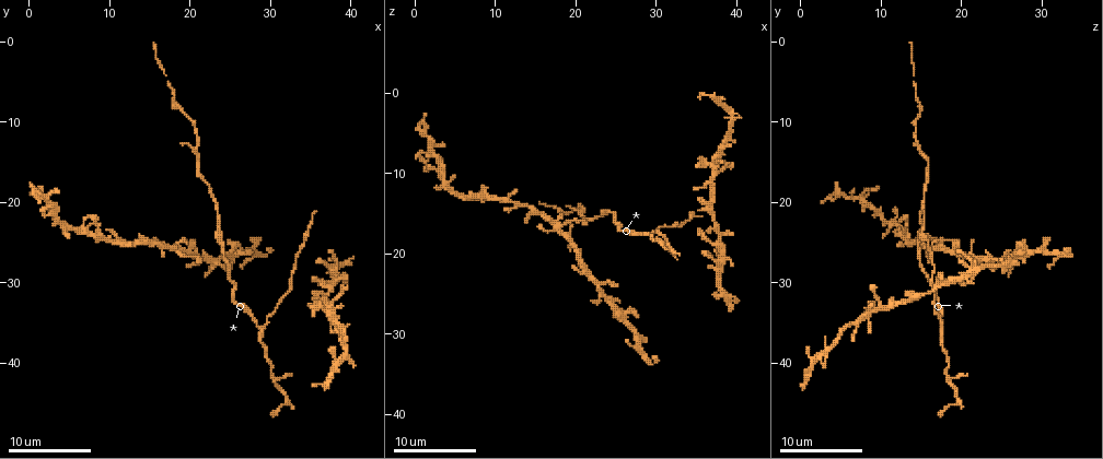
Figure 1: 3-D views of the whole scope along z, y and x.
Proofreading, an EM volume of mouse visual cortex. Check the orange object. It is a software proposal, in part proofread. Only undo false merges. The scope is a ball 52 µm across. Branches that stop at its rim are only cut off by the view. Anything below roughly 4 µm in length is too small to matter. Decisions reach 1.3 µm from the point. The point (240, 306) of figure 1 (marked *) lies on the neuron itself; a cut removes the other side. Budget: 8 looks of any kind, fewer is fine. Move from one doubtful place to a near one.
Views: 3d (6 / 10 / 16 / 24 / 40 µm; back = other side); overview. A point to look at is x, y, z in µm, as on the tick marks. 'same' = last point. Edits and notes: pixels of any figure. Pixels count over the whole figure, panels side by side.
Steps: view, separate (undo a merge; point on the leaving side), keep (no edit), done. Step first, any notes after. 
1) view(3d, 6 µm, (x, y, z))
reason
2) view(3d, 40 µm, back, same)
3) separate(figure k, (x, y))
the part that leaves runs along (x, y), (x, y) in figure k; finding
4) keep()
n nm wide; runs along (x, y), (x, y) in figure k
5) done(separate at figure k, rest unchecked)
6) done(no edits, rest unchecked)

view(3d, 16 µm, (38.0, 30.5, 17.0))
four-way junction

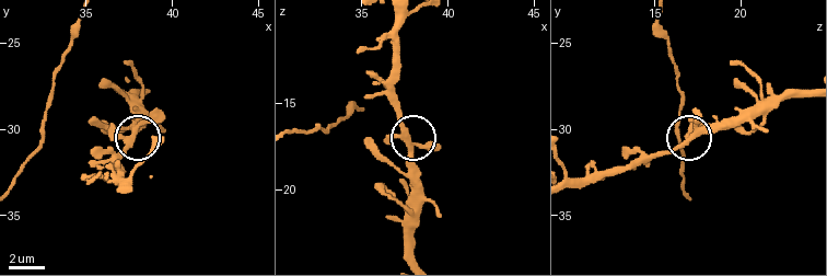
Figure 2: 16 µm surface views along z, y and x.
keep()
290 nm wide; all the same neuron

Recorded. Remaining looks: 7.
view(3d, 10 µm, (29.0, 36.0, 17.5))

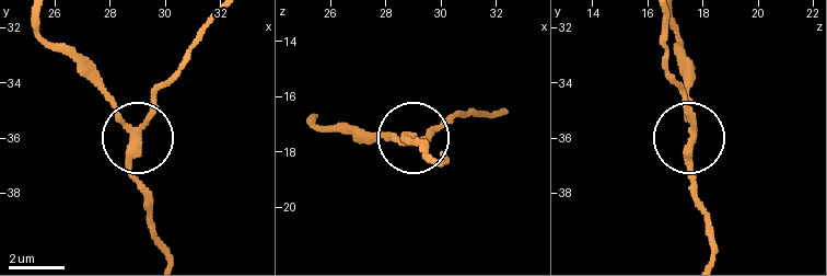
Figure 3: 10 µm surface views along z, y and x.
view(3d, 6 µm, (28.9, 36.1, 17.6))

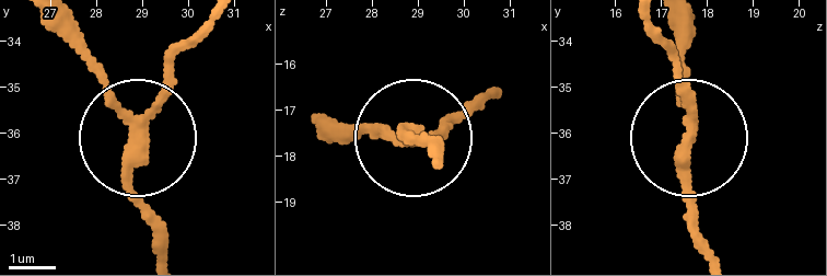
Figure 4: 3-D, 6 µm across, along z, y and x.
keep()
runs along (314, 117), (432, 152) in figure 4; one neuron here

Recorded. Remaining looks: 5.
view(3d, 16 µm, (30.5, 41.5, 18.0))
sudden change in width

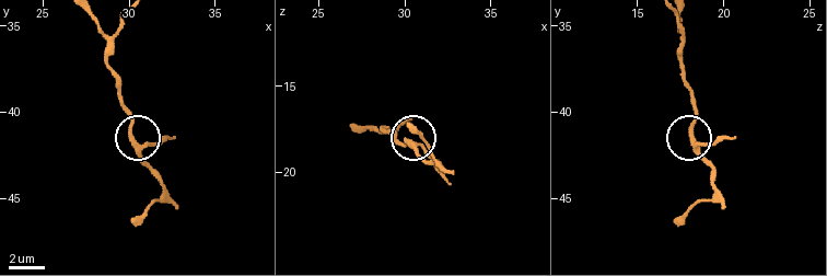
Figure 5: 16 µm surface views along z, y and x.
view(3d, 16 µm, back, (30.0, 41.3, 18.1))

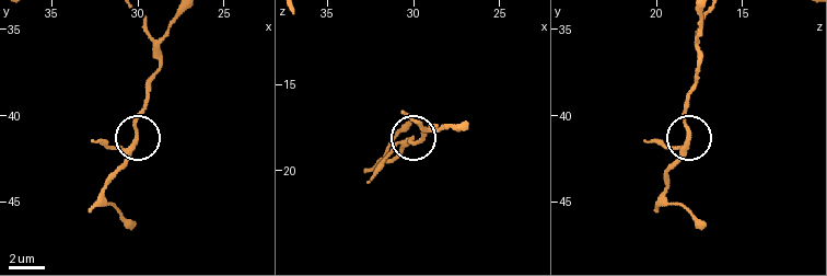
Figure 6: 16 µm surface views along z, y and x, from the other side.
keep()
210 nm wide; runs along (700, 19), (696, 77), (683, 121), (687, 142), (666, 168) in figure 6; all the same neuron

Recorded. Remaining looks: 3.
view(3d, 16 µm, (11.5, 25.0, 13.0))

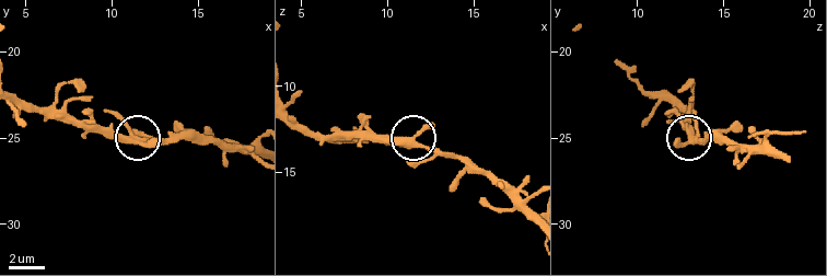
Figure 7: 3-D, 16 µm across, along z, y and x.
keep()
one neuron here

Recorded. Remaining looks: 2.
done(no edits, rest unchecked)

